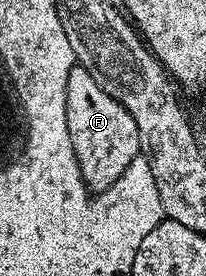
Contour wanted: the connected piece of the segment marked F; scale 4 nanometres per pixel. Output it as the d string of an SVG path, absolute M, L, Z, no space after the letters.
M80 66L69 70L69 86L65 86L65 122L69 126L81 178L92 194L107 192L109 186L125 174L125 166L141 155L137 122L133 122L129 110L125 110L117 98L109 98L89 71Z

